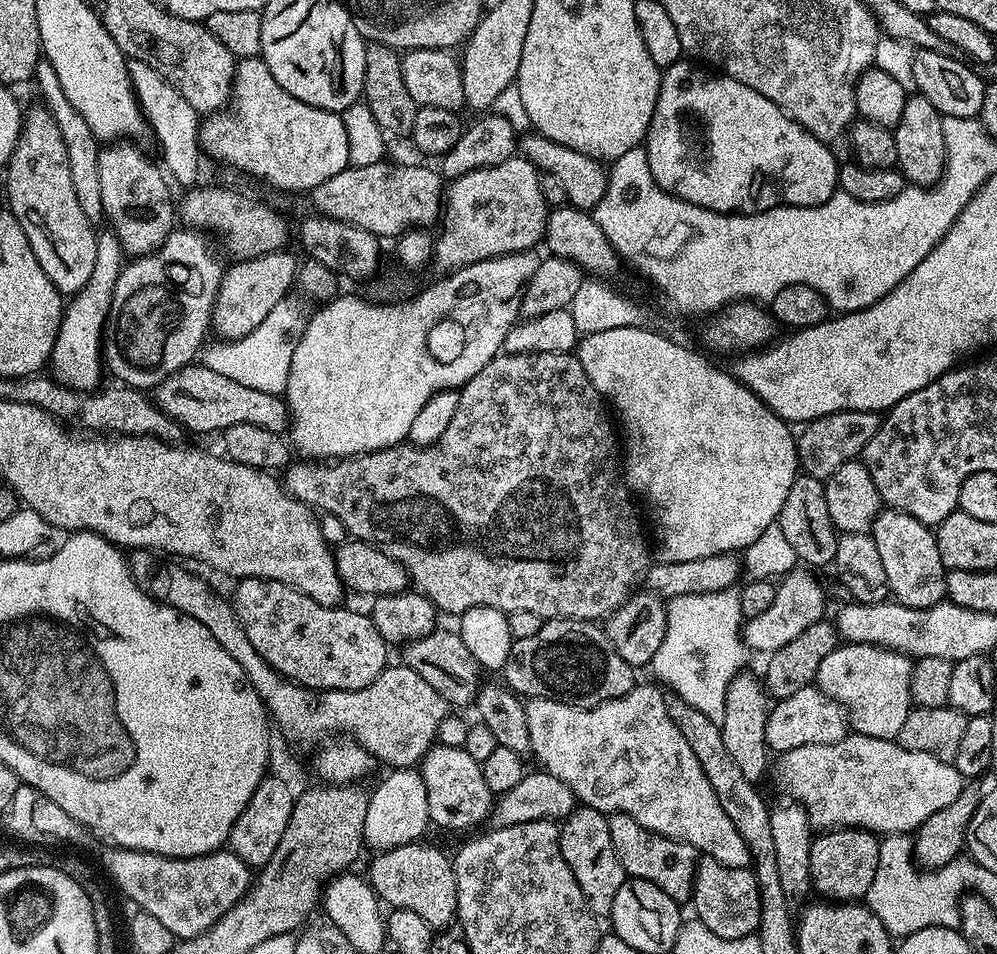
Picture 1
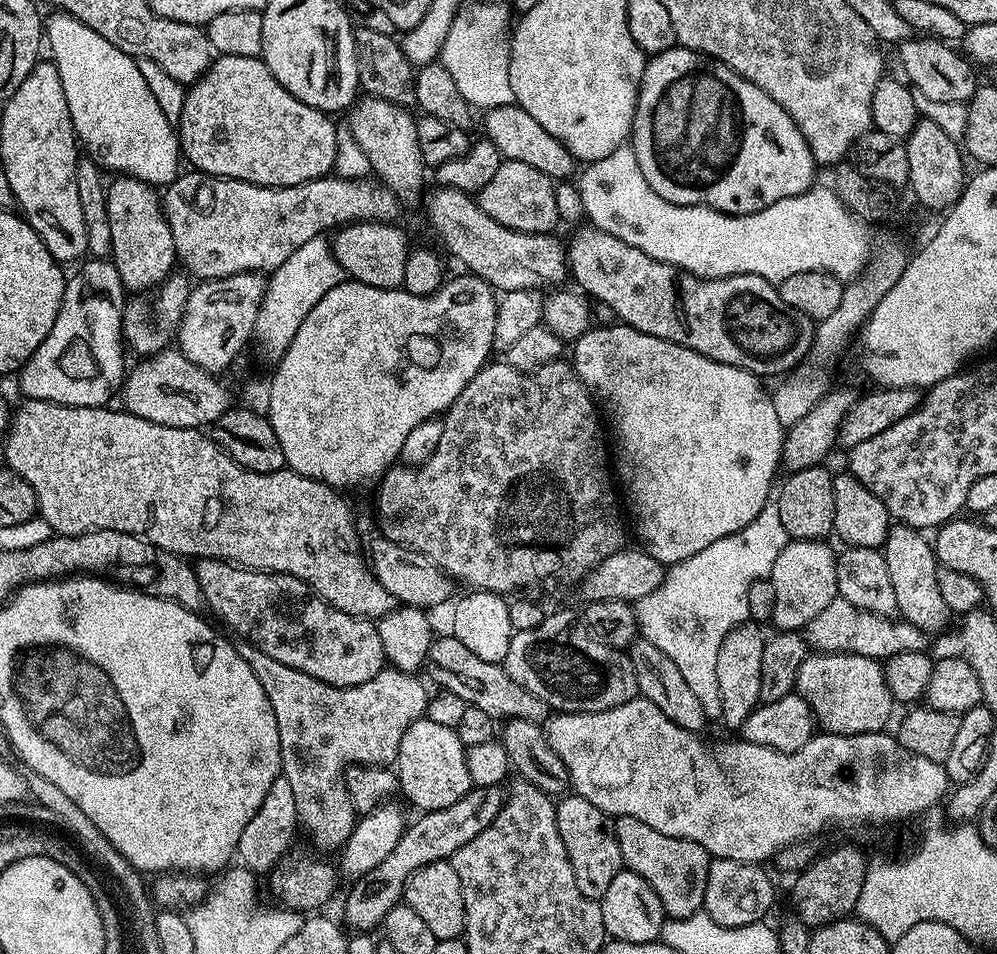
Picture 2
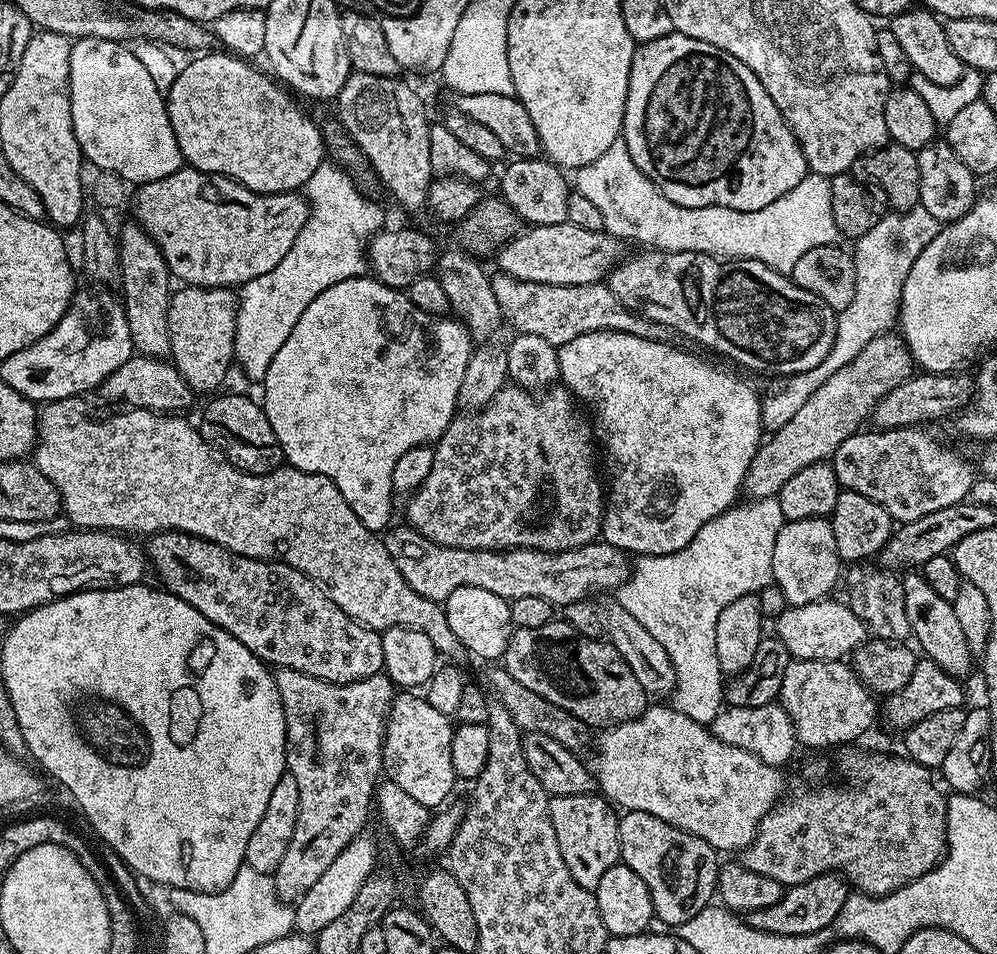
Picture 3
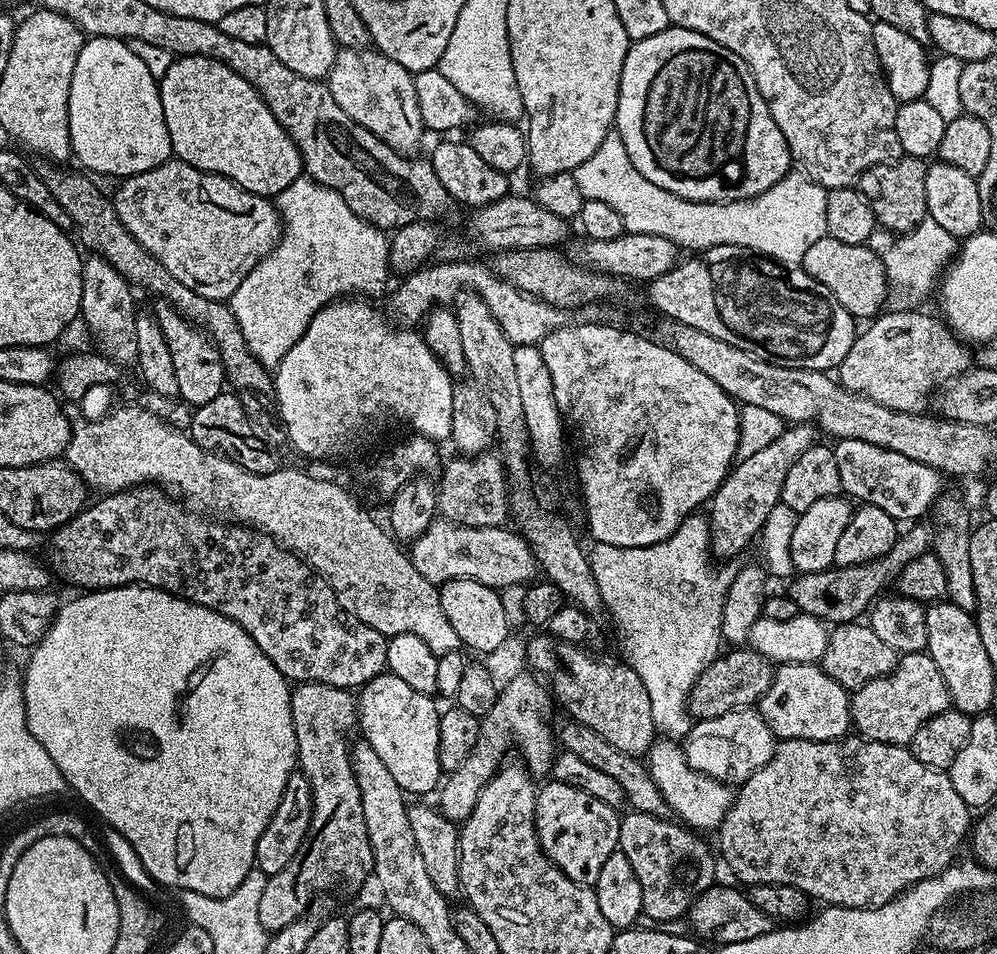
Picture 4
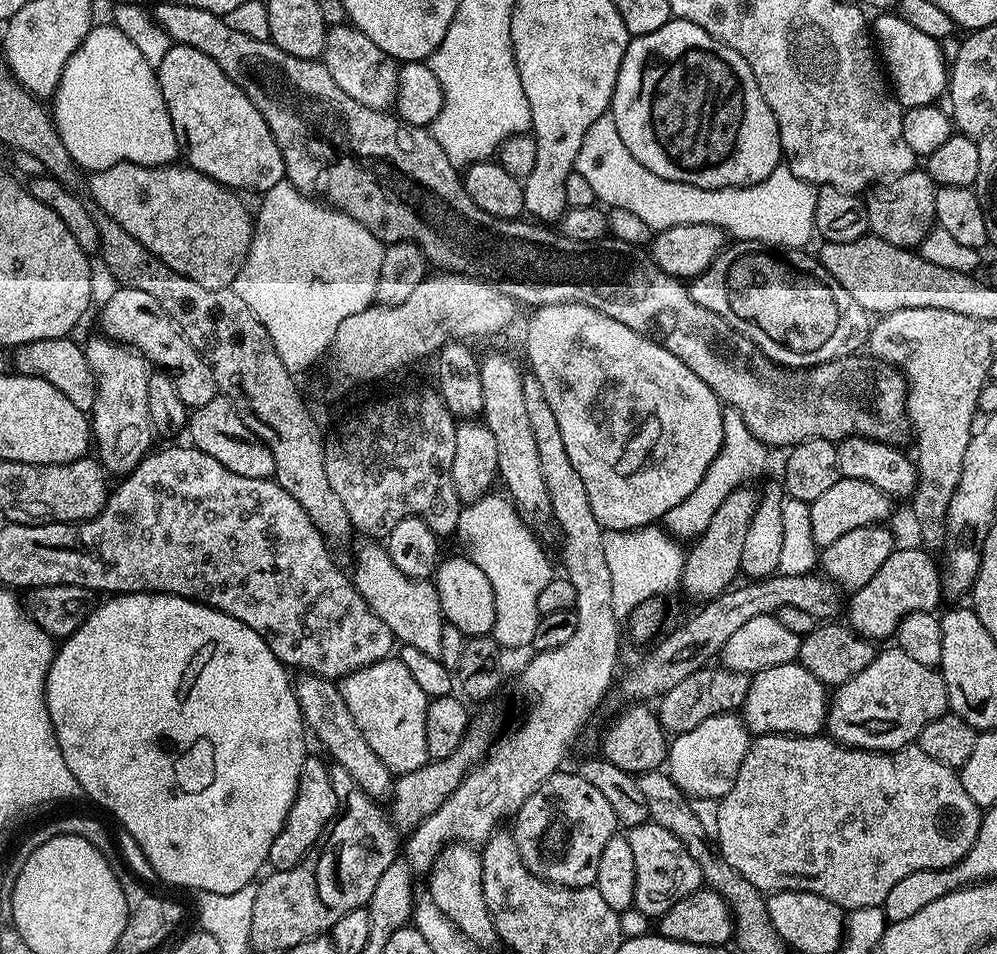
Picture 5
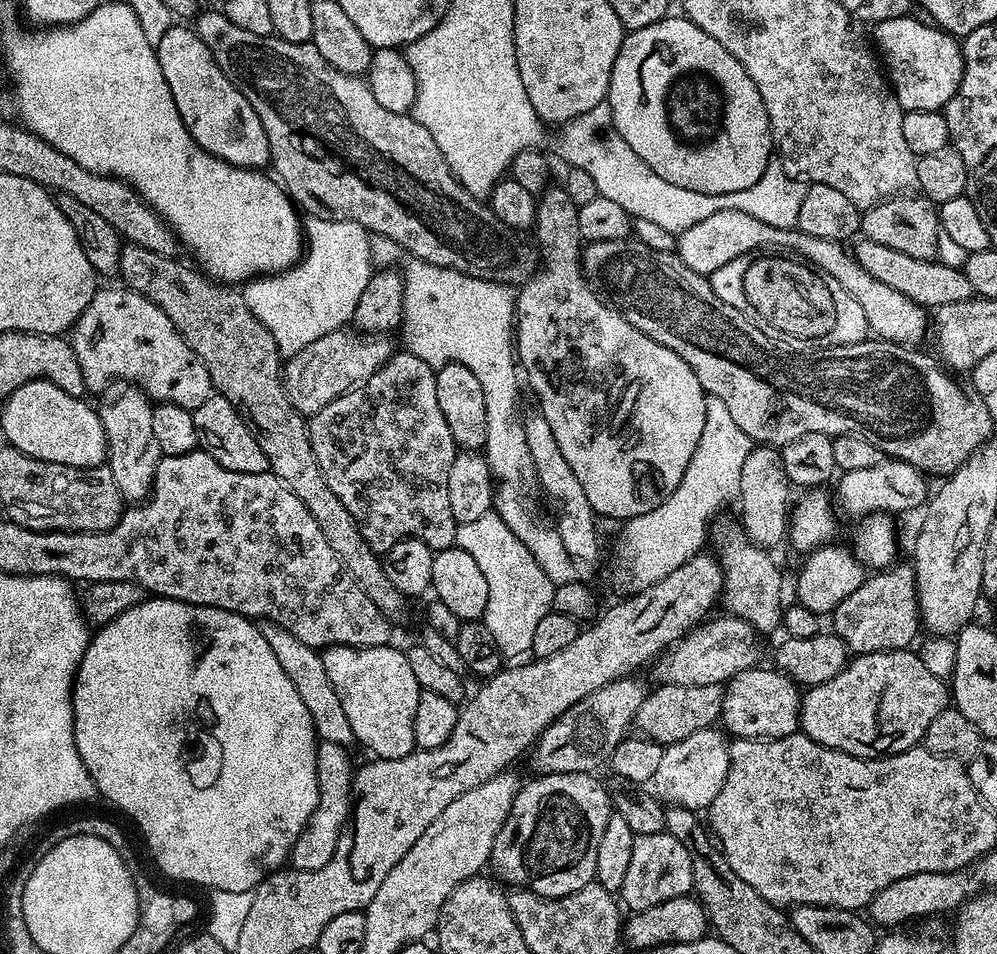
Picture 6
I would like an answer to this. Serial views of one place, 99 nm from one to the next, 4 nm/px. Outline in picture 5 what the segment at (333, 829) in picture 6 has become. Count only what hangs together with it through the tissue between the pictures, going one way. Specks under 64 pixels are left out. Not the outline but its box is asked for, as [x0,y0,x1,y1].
[267,754,338,872]

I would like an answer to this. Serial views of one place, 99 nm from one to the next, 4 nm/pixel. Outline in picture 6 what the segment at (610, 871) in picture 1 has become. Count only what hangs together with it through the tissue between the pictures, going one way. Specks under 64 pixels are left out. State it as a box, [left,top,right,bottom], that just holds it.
[490,772,614,898]

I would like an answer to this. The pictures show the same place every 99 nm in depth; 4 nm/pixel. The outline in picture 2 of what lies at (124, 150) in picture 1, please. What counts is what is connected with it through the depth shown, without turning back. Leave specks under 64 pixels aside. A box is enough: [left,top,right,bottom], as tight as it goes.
[106,175,177,290]

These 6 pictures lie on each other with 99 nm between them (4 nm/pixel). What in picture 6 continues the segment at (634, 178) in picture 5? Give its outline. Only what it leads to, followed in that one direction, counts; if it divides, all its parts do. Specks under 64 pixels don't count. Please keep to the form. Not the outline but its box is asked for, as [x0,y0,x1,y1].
[560,102,806,234]

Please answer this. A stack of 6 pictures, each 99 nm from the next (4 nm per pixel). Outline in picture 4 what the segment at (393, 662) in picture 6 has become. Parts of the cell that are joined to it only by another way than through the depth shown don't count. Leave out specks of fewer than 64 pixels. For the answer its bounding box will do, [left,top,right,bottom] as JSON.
[358,671,442,794]

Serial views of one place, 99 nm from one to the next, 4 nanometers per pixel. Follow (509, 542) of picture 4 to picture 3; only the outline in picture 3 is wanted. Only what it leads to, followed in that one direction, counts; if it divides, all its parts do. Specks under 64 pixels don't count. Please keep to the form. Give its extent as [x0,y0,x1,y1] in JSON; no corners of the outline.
[382,527,632,606]

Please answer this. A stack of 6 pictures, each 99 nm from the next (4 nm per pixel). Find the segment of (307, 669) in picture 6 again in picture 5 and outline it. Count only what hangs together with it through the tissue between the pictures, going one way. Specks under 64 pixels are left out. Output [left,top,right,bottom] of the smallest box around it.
[294,674,394,798]

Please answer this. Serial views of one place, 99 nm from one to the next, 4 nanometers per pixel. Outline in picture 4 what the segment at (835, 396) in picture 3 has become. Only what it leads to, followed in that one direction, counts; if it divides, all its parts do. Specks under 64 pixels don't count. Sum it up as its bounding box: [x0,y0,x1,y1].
[710,310,974,557]

